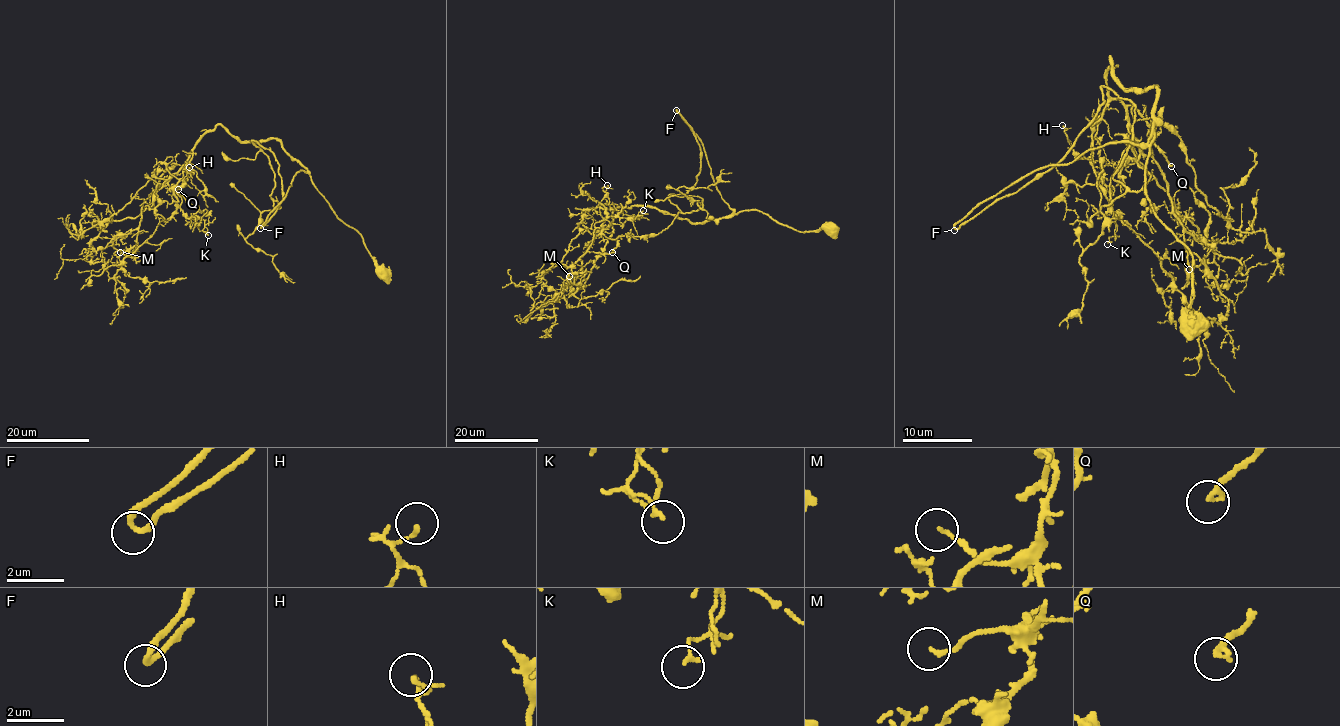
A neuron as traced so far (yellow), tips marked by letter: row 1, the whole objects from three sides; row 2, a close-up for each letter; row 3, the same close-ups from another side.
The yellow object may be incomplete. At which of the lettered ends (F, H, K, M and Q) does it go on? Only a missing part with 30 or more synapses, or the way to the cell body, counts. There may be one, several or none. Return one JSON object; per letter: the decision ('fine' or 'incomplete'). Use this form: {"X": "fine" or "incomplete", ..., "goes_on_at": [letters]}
{"F": "fine", "H": "fine", "K": "fine", "M": "fine", "Q": "incomplete", "goes_on_at": ["Q"]}

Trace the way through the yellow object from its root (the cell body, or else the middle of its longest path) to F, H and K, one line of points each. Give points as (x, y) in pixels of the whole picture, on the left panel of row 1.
F: (384, 273), (362, 237), (342, 222), (312, 182), (309, 173), (303, 170), (295, 175), (287, 194), (260, 228)
H: (384, 273), (275, 139), (241, 141), (218, 124), (197, 143), (176, 186), (189, 167)
K: (384, 273), (279, 141), (241, 141), (220, 124), (167, 183), (181, 198), (182, 212), (199, 216), (208, 235)

